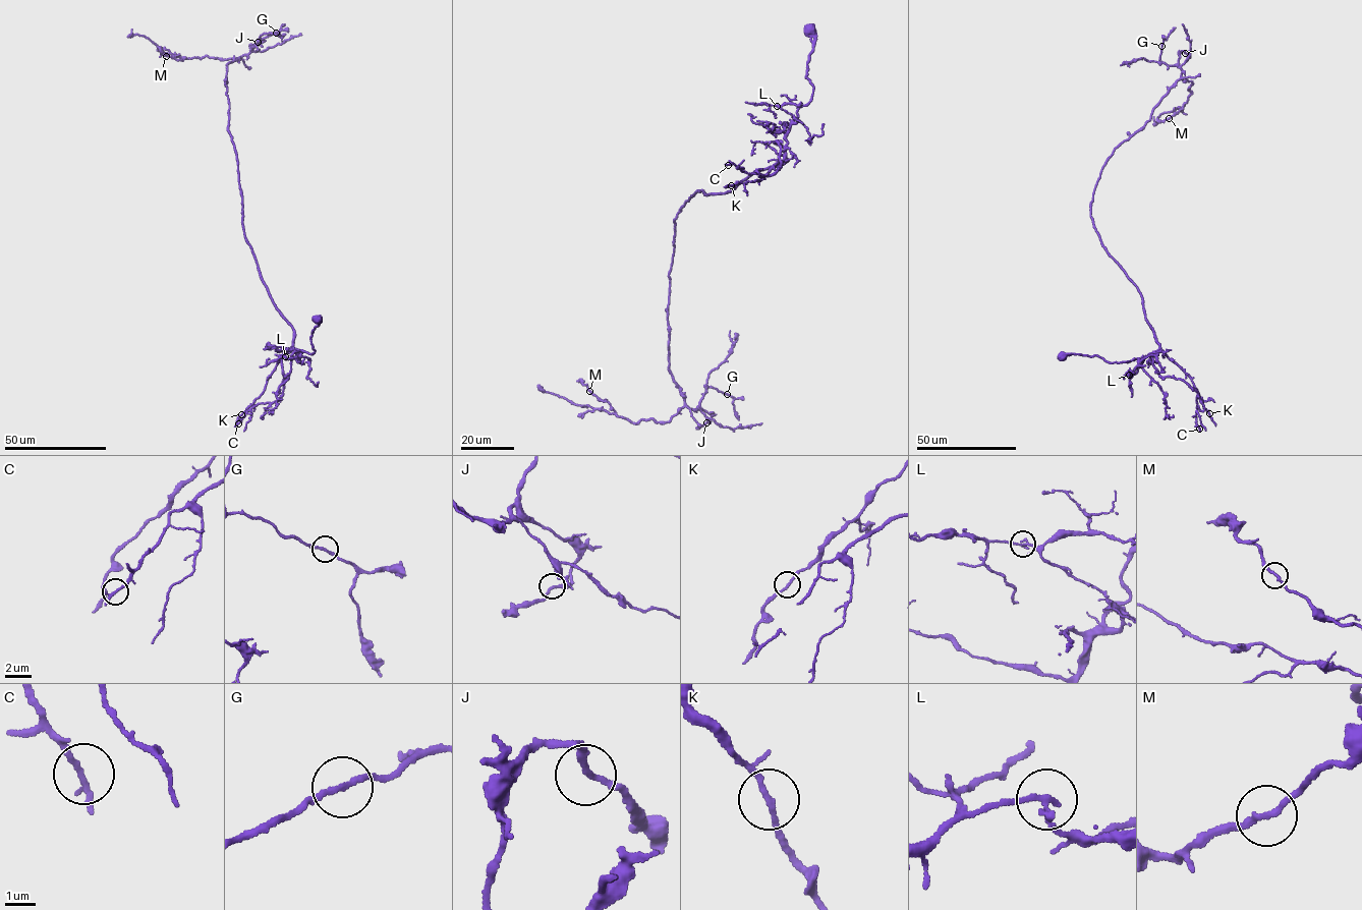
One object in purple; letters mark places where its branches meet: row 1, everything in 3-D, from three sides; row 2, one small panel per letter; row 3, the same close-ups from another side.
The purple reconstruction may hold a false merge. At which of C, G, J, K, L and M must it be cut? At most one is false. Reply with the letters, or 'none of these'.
none of these

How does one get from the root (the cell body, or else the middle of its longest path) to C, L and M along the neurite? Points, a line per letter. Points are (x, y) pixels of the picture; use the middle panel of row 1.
C: (810, 32), (806, 77), (813, 93), (797, 110), (787, 143), (774, 141), (781, 167), (762, 175), (728, 165)
L: (810, 32), (813, 51), (806, 77), (813, 87), (811, 99), (797, 110), (796, 122), (792, 115), (777, 106)
M: (810, 32), (813, 93), (786, 163), (697, 191), (675, 219), (668, 370), (684, 406), (633, 423), (589, 391)

